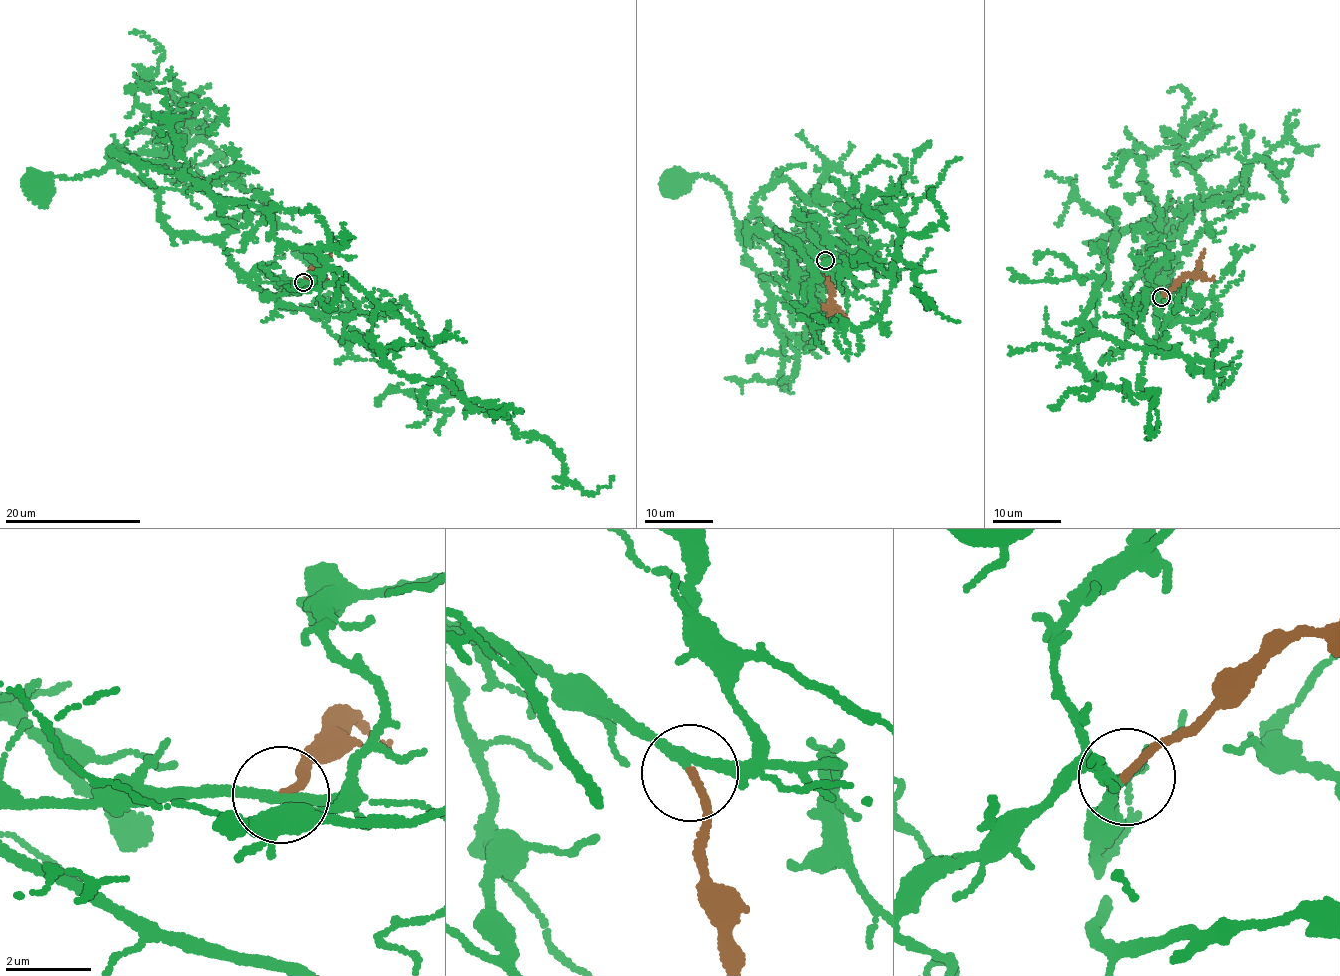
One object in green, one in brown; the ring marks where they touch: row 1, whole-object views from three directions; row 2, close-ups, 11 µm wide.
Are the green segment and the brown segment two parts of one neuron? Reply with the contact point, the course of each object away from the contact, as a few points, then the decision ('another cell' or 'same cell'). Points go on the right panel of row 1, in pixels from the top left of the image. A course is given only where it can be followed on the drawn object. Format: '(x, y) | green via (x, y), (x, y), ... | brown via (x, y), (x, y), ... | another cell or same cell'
(1161, 297) | green via (1162, 297), (1158, 312), (1155, 287), (1171, 276), (1173, 226), (1141, 250), (1137, 262), (1153, 275) | brown via (1162, 297), (1186, 275), (1194, 273), (1205, 248) | same cell

